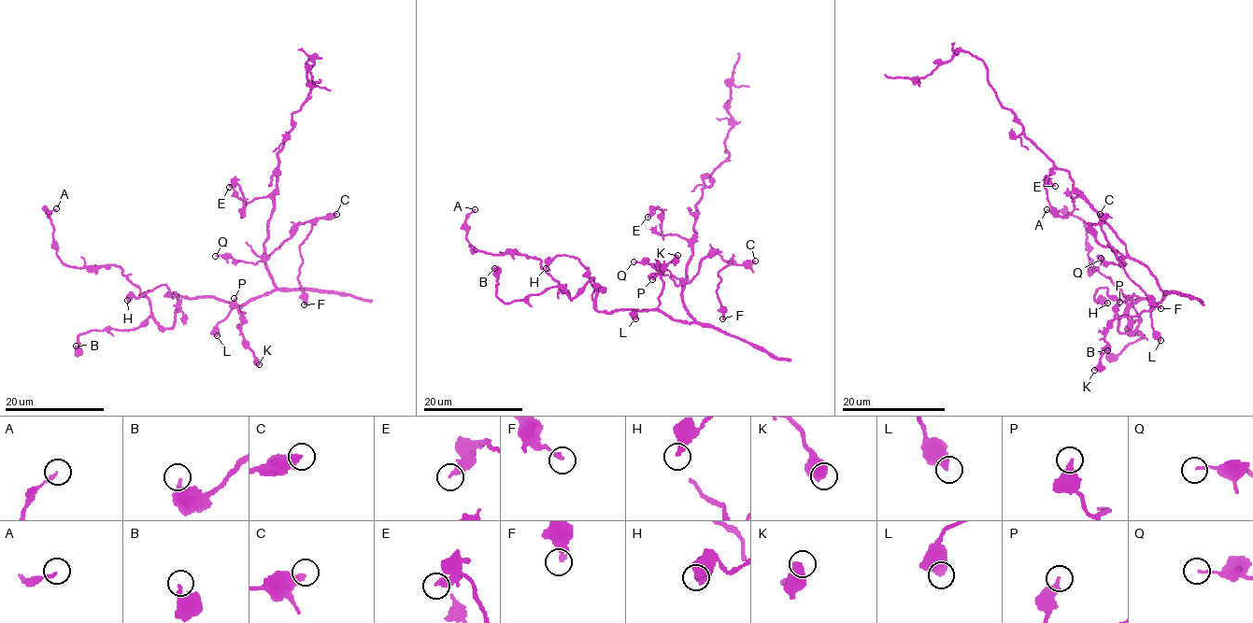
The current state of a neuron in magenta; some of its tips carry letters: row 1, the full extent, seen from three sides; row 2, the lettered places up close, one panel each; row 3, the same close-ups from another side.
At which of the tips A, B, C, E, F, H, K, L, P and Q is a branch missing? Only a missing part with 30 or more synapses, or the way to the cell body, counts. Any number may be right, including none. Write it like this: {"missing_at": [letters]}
{"missing_at": []}

